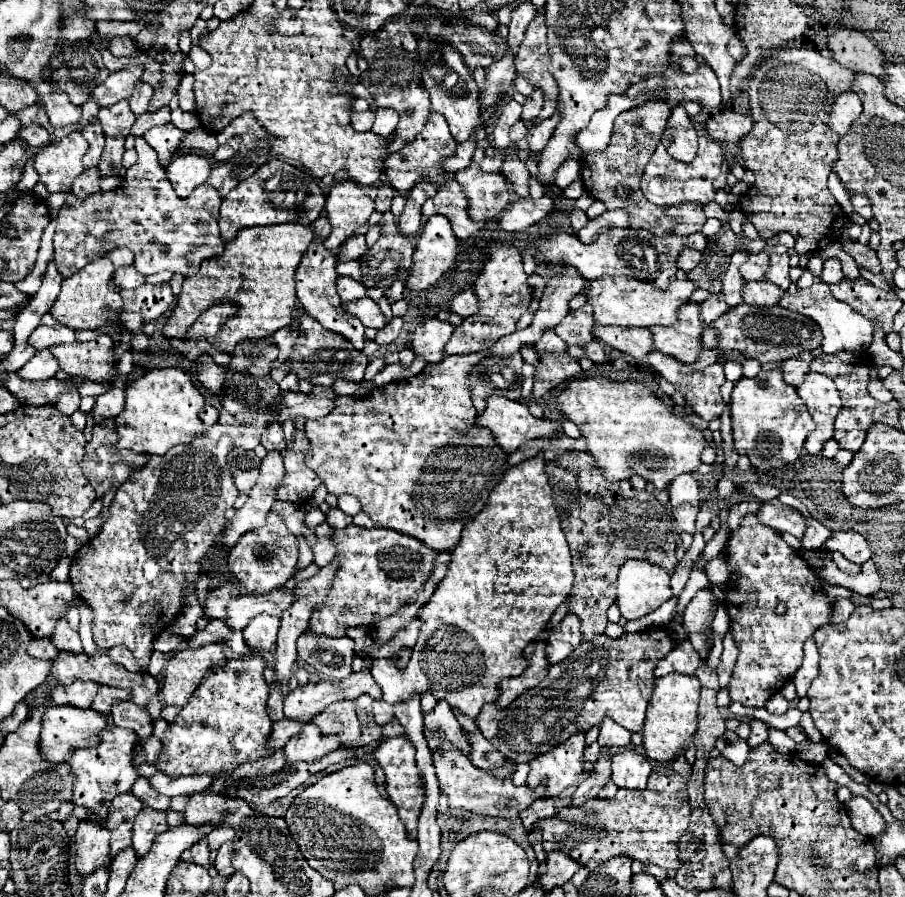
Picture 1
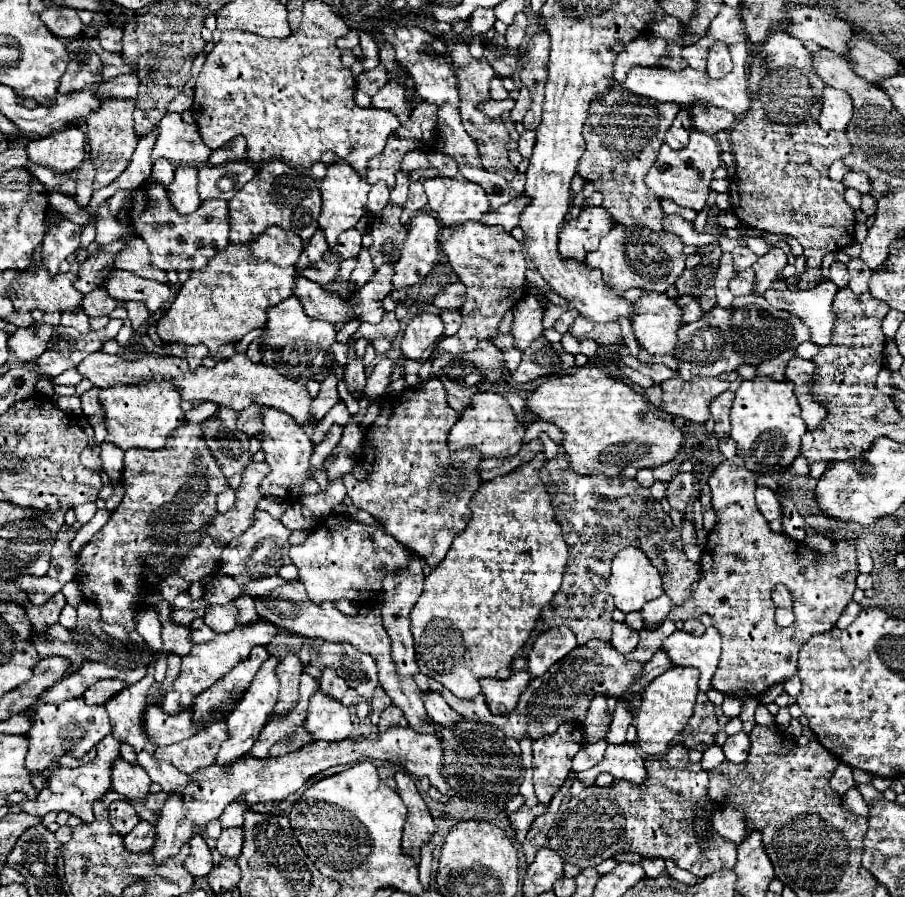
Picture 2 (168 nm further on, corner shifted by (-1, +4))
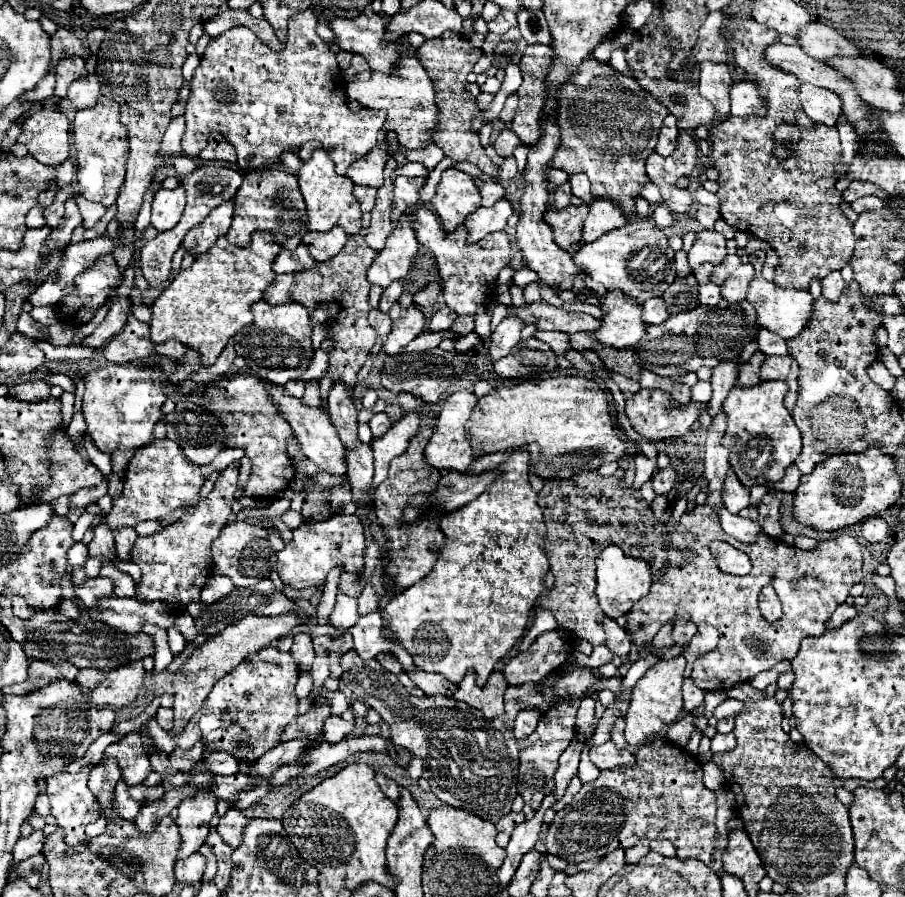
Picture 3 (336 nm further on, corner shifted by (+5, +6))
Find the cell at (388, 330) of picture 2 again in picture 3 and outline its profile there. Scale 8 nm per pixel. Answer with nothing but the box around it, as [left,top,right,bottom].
[368,309,392,337]

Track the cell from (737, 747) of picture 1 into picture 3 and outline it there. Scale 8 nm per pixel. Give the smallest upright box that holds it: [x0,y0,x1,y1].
[712,733,736,753]

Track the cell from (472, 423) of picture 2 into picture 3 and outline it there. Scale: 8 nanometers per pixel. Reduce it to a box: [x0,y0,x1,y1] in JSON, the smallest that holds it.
[424,391,476,473]

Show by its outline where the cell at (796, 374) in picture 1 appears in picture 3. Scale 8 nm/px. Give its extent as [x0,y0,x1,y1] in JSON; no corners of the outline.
[738,353,764,387]

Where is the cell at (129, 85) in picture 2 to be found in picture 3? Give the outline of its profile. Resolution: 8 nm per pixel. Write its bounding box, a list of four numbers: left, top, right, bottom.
[58,75,100,109]

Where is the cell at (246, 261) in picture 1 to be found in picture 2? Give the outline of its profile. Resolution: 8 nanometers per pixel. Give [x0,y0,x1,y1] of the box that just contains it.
[158,226,304,355]

